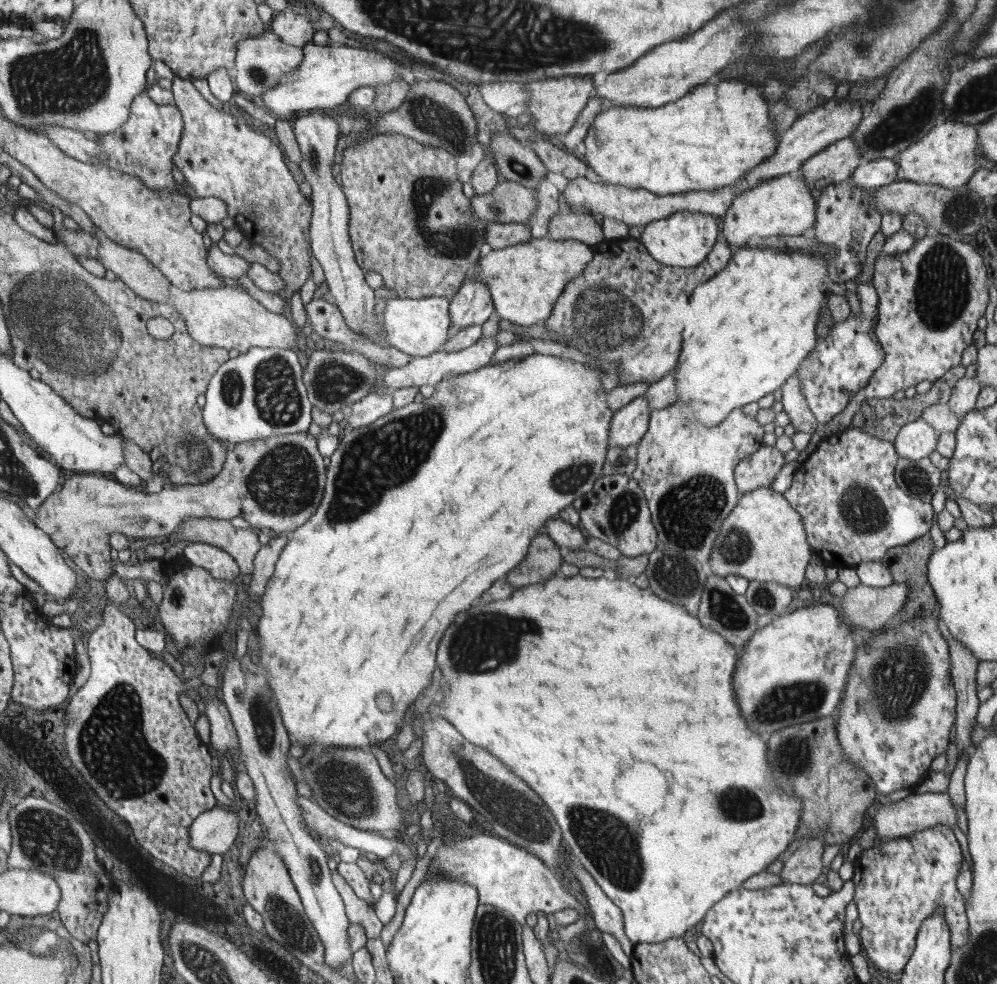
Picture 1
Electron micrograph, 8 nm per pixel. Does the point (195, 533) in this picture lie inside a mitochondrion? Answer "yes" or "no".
no

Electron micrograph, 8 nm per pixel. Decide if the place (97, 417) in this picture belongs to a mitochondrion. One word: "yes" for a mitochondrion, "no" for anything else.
no

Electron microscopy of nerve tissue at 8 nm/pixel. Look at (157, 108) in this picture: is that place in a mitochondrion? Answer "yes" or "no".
no

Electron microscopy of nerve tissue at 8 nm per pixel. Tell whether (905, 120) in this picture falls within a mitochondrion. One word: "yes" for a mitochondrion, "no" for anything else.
yes

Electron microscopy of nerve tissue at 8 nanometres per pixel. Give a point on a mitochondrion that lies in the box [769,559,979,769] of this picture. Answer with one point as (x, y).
(898, 677)

